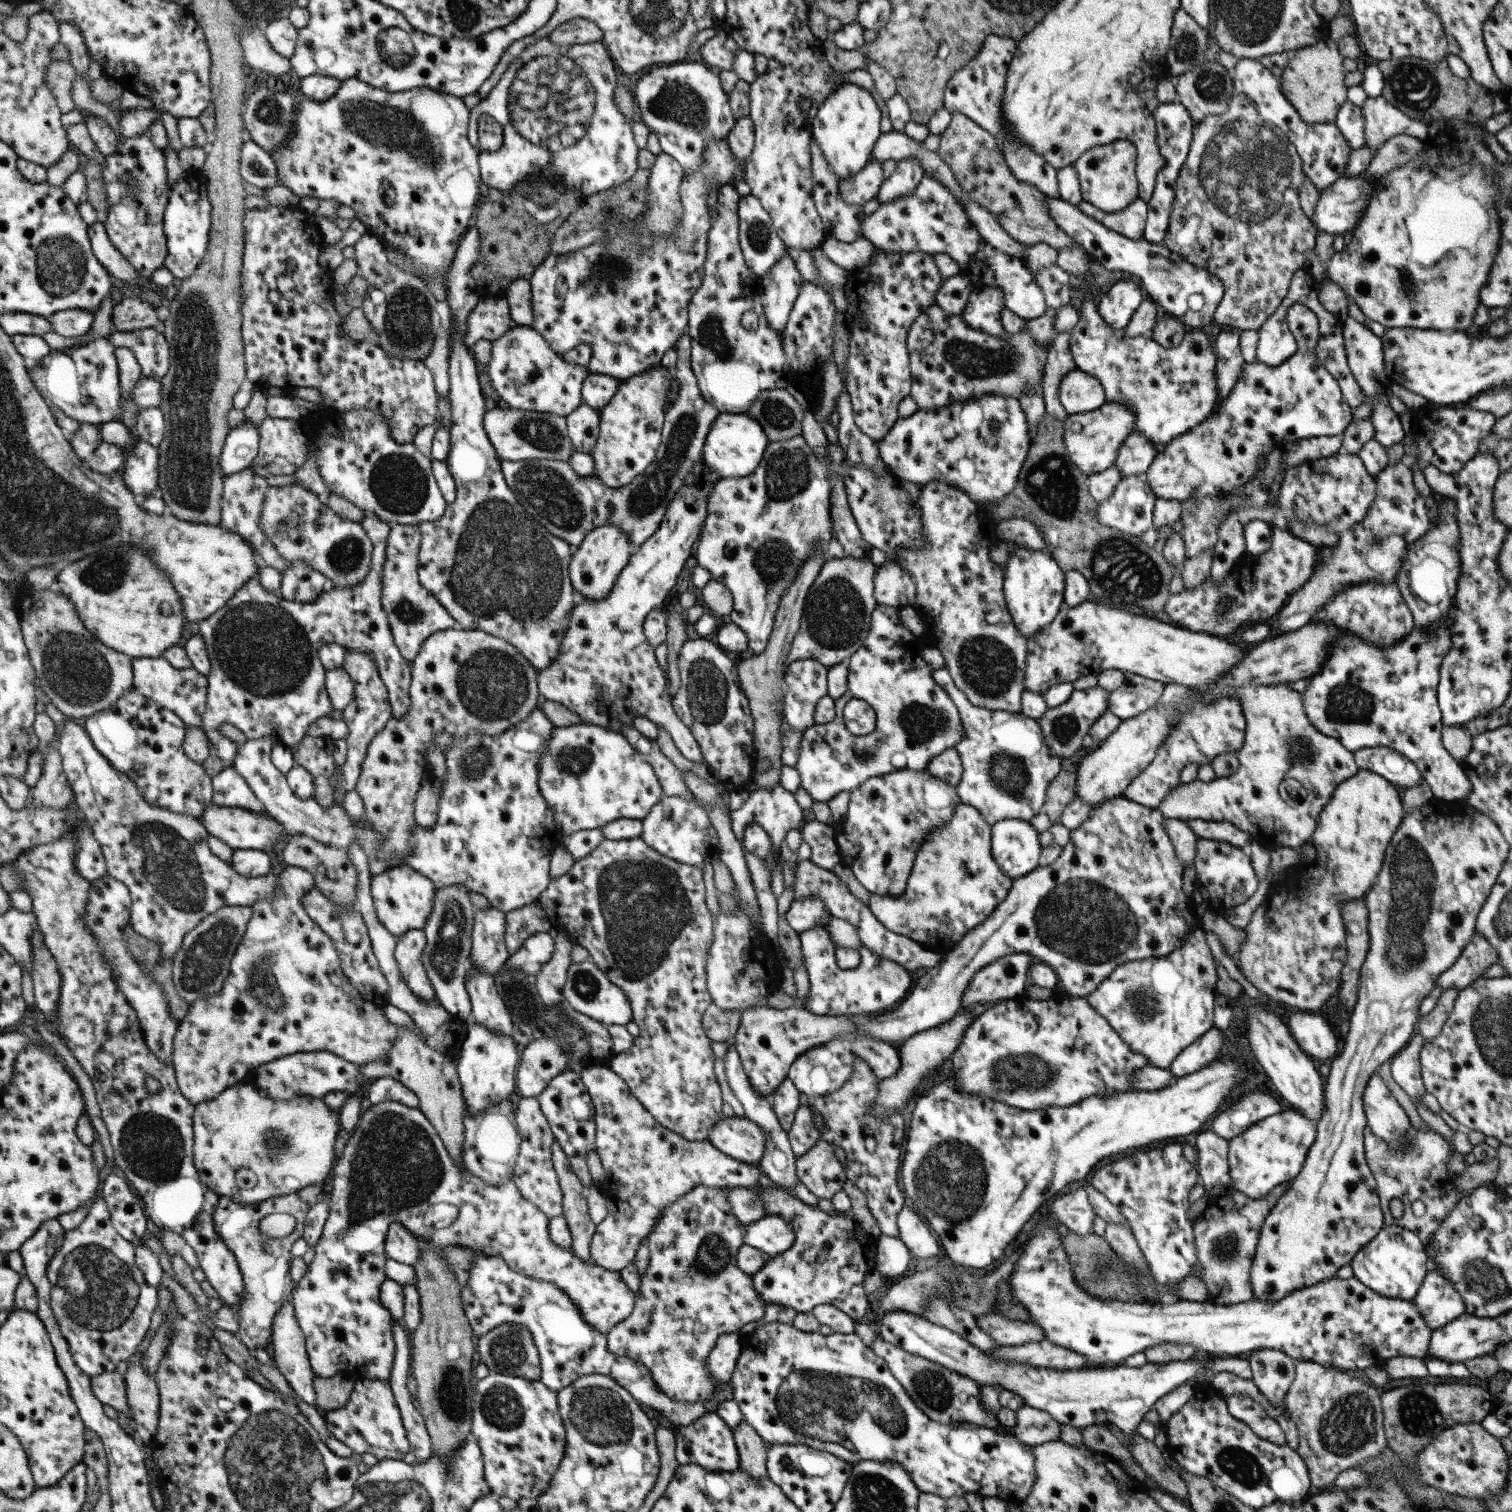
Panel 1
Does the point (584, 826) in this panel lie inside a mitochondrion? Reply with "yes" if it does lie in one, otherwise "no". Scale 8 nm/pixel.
no

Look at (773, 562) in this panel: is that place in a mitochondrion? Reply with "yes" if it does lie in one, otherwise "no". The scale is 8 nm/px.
yes

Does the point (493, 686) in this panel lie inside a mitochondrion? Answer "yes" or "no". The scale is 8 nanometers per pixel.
yes

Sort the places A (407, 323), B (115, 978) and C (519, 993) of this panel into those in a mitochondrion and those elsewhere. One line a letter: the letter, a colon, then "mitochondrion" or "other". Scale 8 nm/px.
A: mitochondrion
B: other
C: mitochondrion

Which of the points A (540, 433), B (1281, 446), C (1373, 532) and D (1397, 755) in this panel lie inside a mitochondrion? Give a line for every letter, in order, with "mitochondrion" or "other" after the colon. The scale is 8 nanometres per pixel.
A: mitochondrion
B: other
C: mitochondrion
D: other

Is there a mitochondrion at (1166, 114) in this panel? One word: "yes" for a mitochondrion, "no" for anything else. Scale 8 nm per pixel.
no

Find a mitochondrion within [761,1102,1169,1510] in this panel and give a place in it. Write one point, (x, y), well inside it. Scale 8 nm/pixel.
(834, 1406)

